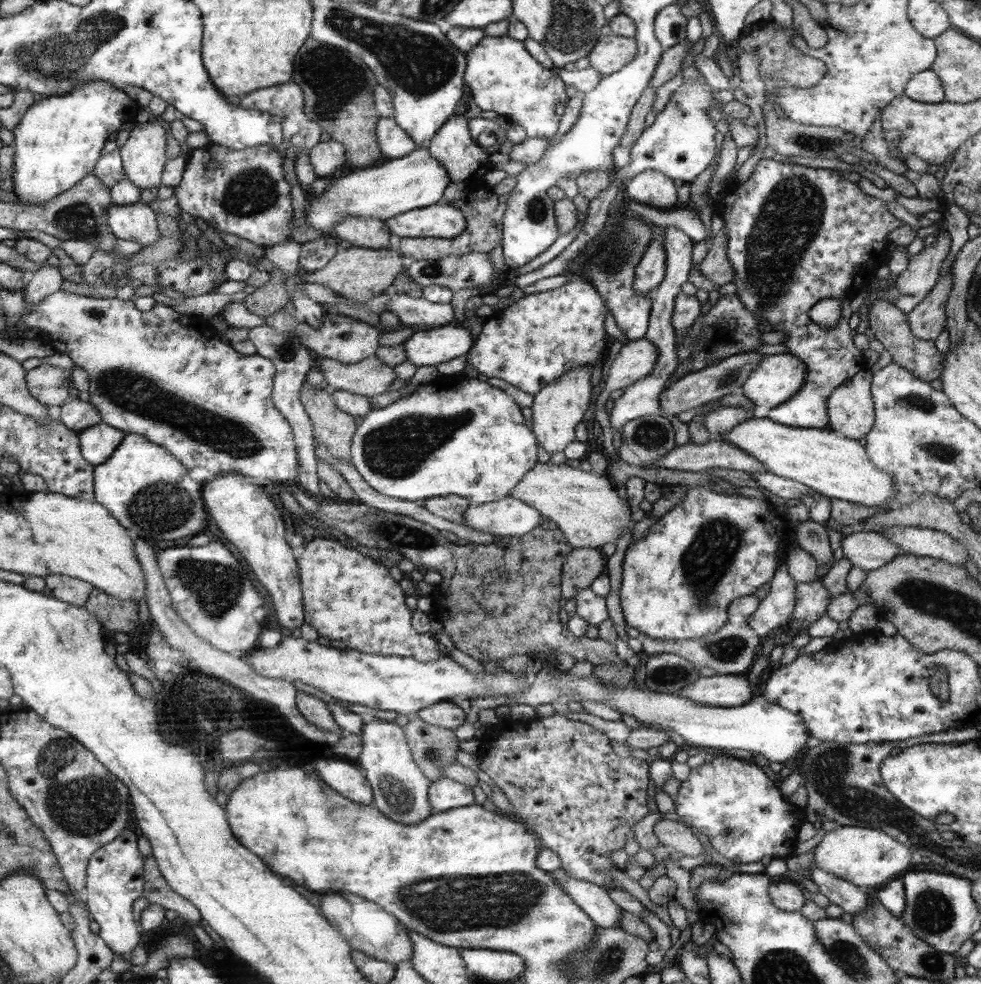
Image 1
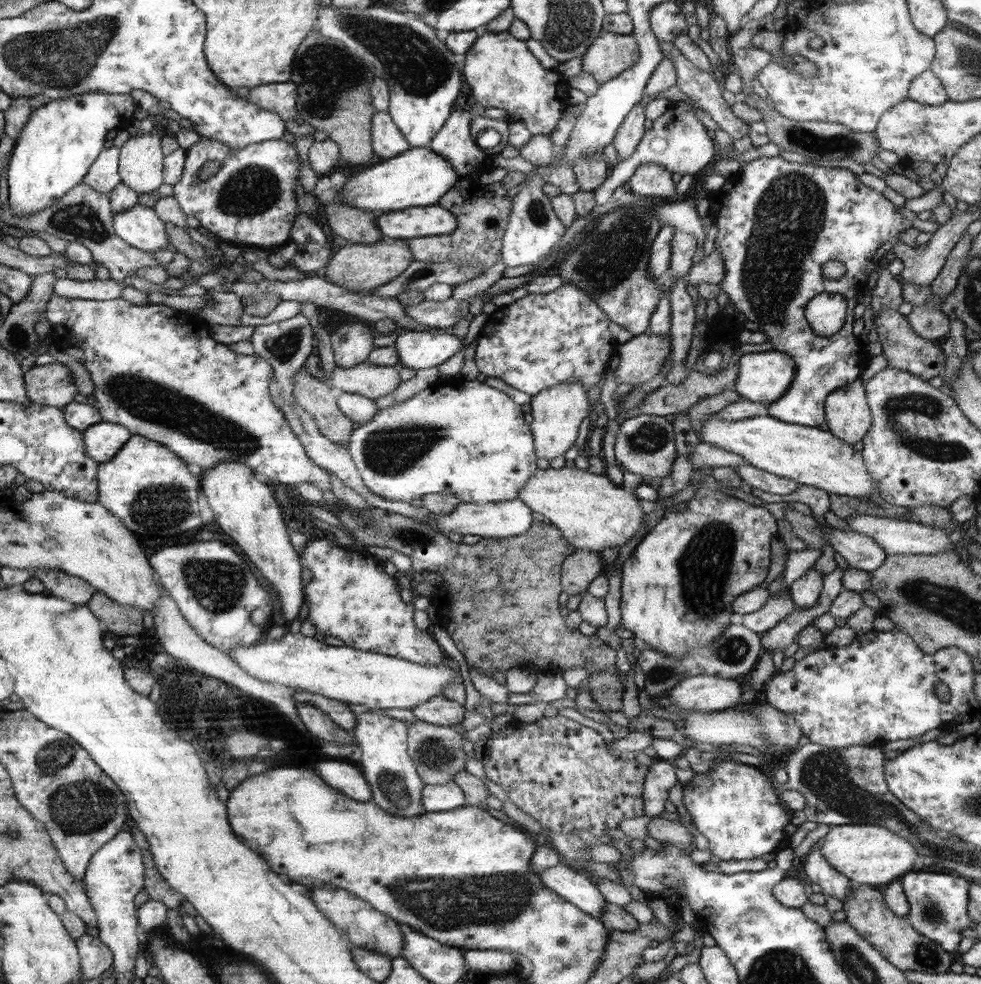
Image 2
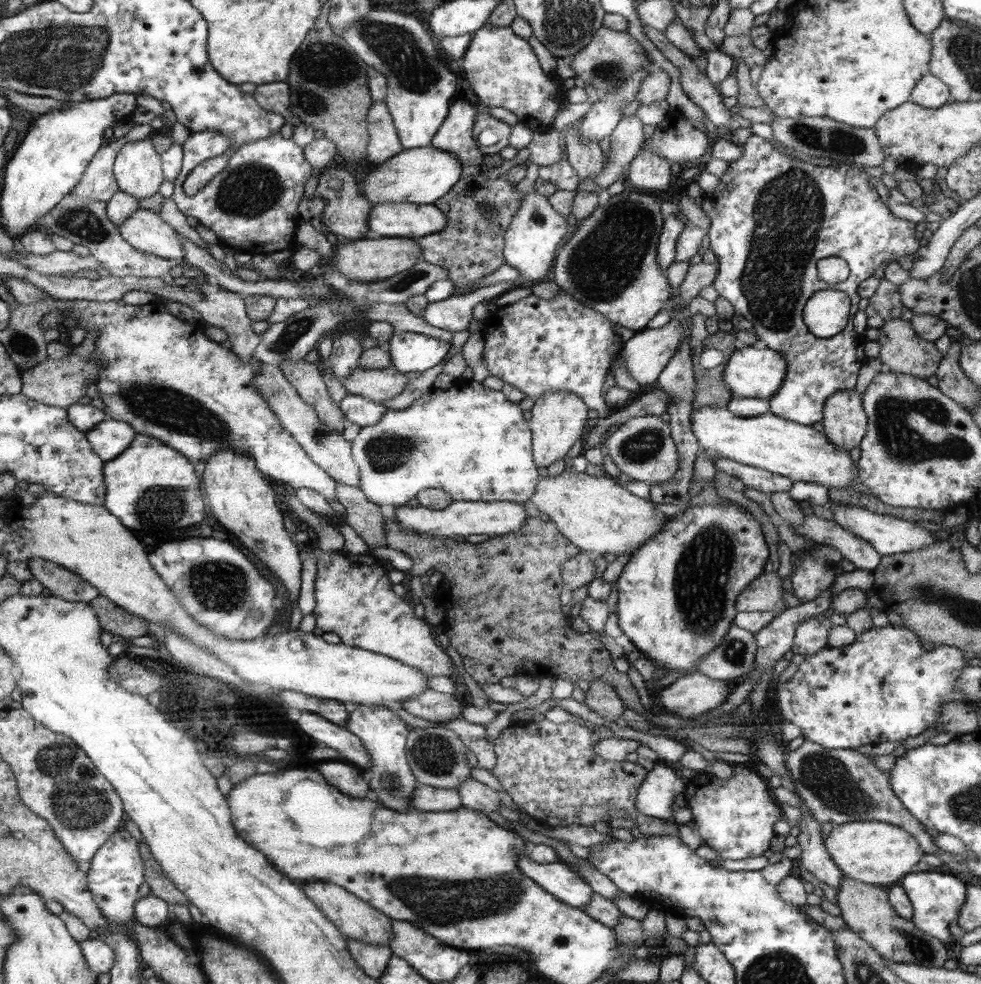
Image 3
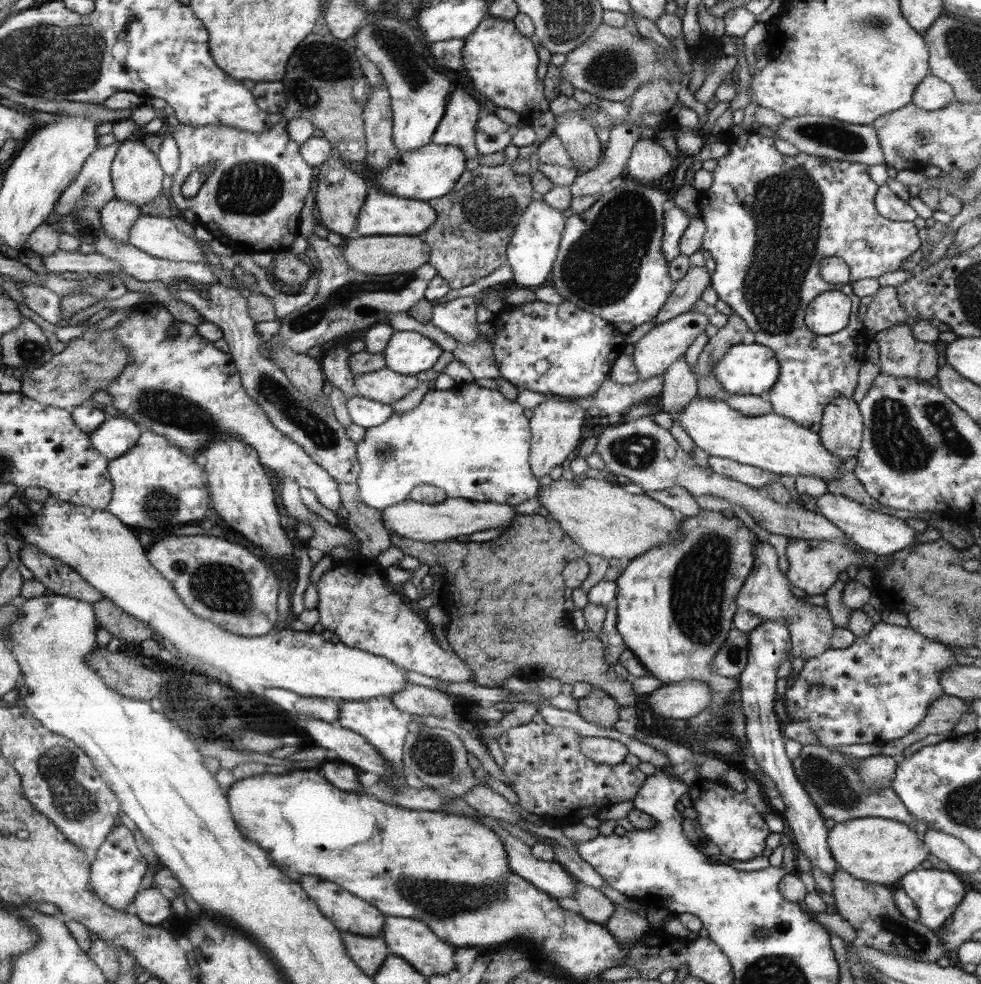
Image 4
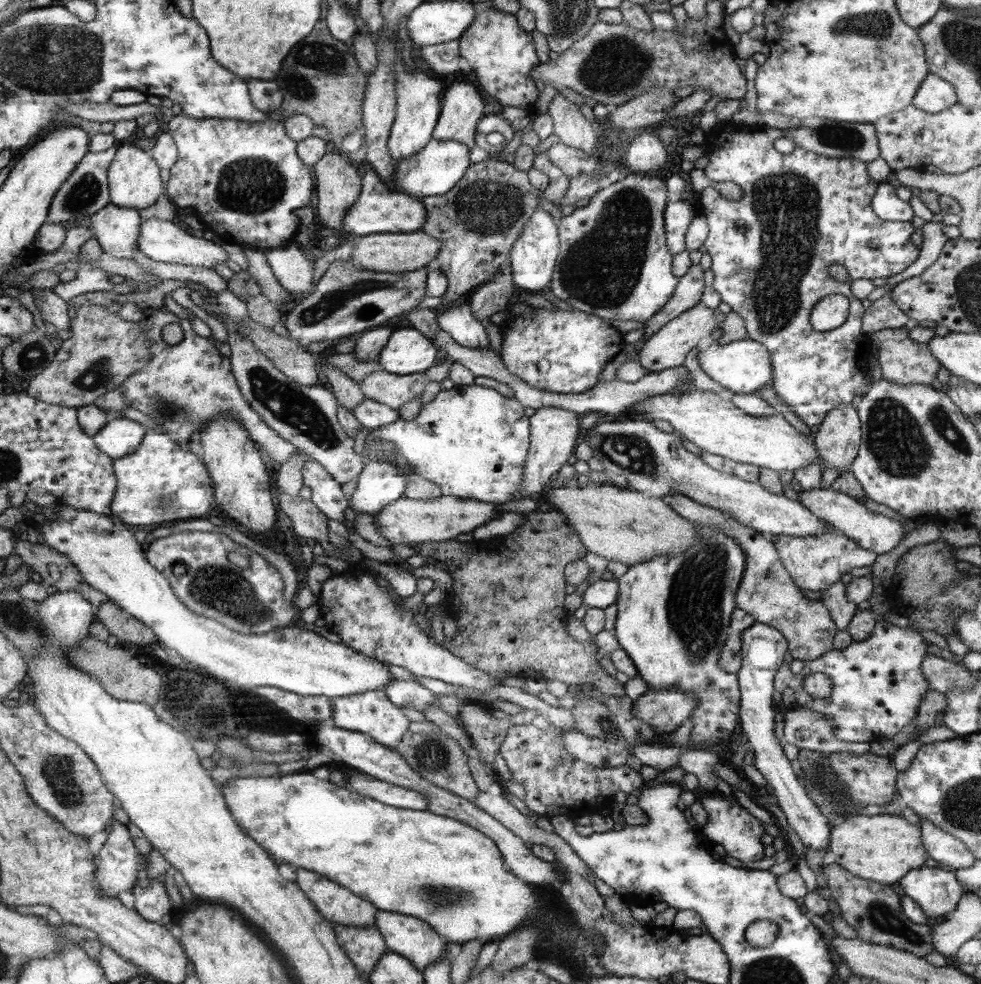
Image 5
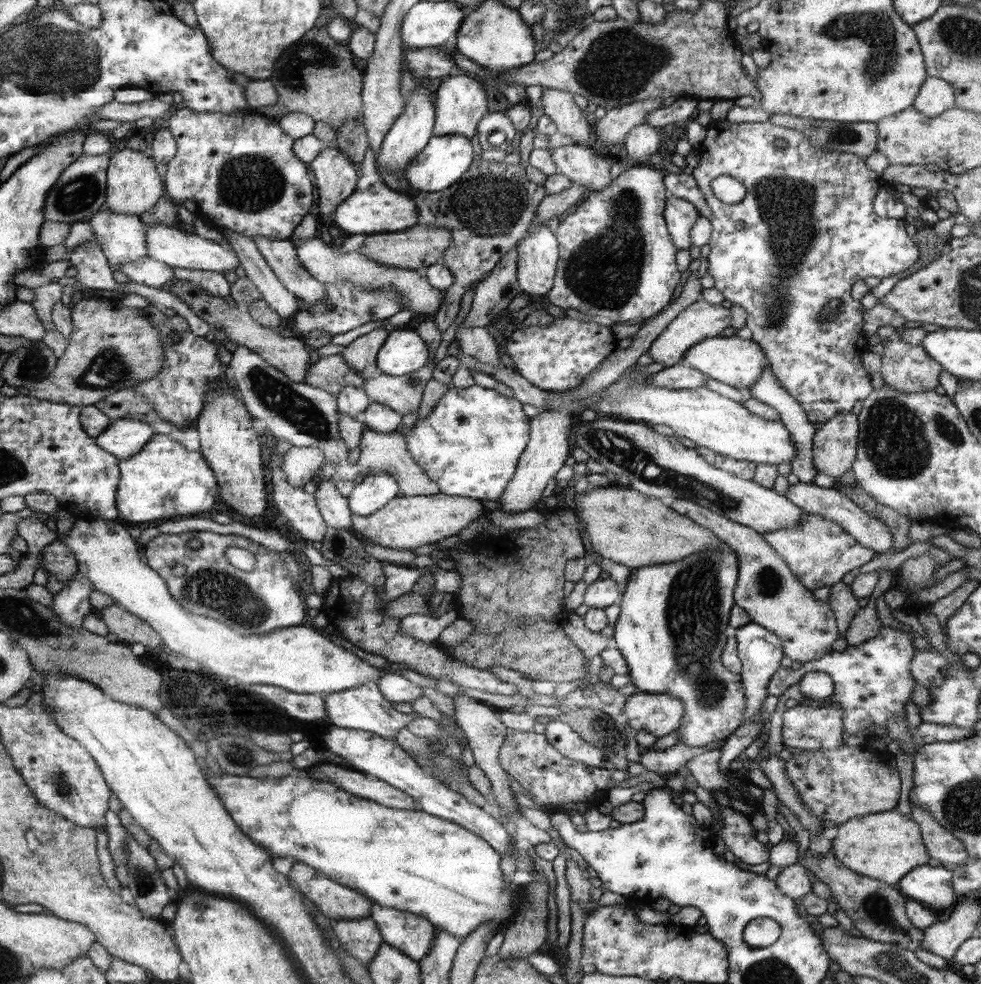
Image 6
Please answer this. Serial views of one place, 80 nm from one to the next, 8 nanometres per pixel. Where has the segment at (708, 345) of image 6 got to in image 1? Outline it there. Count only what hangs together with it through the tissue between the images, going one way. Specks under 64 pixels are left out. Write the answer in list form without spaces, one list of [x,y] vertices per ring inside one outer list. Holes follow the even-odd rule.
[[[790,353],[766,355],[750,373],[740,392],[755,406],[774,409],[798,394],[808,378],[808,366]]]

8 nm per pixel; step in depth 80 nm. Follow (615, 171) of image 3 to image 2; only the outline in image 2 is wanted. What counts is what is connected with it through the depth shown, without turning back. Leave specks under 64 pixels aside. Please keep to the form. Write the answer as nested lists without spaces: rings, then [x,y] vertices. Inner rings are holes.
[[[636,105],[625,118],[624,124],[617,130],[614,147],[618,151],[618,161],[622,162],[634,155],[636,147],[642,141],[646,130],[644,110],[646,106]]]

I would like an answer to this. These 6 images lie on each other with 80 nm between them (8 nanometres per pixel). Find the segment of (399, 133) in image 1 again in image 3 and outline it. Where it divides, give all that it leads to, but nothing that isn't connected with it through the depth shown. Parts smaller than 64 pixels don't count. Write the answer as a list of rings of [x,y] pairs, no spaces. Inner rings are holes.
[[[373,101],[368,109],[368,161],[382,165],[405,150],[385,101]]]

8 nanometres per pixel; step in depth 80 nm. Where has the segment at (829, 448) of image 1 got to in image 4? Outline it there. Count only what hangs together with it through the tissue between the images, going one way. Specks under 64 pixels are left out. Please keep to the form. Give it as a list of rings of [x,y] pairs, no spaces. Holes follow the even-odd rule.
[[[700,396],[694,397],[678,414],[670,414],[670,418],[676,425],[680,425],[690,438],[695,442],[698,448],[702,448],[708,452],[709,456],[719,456],[720,458],[729,458],[755,466],[773,473],[775,476],[819,476],[828,482],[834,478],[836,469],[844,463],[844,461],[830,454],[827,448],[821,443],[820,434],[816,428],[804,427],[800,423],[794,422],[793,419],[784,418],[778,414],[766,414],[765,416],[754,417],[750,415],[742,415],[739,410],[734,409],[726,401],[722,401],[715,397]]]

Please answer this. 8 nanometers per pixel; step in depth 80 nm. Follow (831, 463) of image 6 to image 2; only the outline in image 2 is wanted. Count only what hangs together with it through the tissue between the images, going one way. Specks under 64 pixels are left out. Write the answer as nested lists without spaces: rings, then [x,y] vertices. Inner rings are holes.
[[[861,377],[829,394],[825,418],[828,431],[844,442],[853,444],[866,436],[872,416]]]

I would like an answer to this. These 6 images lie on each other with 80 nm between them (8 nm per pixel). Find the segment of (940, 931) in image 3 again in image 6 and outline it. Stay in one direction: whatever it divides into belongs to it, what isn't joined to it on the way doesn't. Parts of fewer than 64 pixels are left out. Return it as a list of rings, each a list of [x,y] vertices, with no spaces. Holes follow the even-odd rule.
[[[917,866],[898,881],[901,894],[941,914],[949,912],[960,896],[952,888],[953,872],[945,867]]]

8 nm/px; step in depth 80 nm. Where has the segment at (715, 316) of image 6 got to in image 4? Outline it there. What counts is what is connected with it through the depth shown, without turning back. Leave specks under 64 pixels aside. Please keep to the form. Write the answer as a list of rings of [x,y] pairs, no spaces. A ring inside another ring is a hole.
[[[688,311],[679,314],[662,324],[656,325],[644,337],[634,343],[634,353],[632,360],[638,370],[640,379],[652,378],[664,374],[666,369],[670,369],[678,360],[685,356],[688,347],[700,336],[704,334],[708,326],[708,316],[702,312]]]

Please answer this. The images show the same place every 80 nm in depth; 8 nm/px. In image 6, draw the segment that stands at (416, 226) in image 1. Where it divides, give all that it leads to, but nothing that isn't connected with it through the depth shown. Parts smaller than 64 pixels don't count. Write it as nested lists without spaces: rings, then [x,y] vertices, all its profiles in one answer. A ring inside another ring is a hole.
[[[366,150],[364,174],[358,182],[358,190],[350,198],[340,202],[332,218],[335,226],[350,234],[374,235],[378,233],[400,232],[418,225],[418,206],[413,200],[413,193],[399,193],[386,186],[378,173],[372,150]]]

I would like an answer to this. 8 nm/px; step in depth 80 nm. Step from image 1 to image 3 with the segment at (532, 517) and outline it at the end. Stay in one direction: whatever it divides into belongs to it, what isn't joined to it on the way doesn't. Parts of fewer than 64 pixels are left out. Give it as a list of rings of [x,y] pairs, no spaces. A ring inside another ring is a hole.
[[[452,501],[444,510],[432,510],[425,506],[416,507],[402,505],[395,507],[393,518],[406,530],[413,530],[428,536],[442,536],[453,539],[454,536],[471,534],[489,534],[490,537],[513,533],[524,528],[528,516],[525,505],[516,502],[478,502]]]

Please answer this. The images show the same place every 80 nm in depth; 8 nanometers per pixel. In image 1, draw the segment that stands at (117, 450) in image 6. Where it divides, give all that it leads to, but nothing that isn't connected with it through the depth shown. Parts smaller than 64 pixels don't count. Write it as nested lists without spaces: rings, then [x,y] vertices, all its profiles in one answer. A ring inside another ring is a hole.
[[[108,423],[92,426],[79,433],[81,453],[94,466],[103,465],[125,438],[125,431]]]

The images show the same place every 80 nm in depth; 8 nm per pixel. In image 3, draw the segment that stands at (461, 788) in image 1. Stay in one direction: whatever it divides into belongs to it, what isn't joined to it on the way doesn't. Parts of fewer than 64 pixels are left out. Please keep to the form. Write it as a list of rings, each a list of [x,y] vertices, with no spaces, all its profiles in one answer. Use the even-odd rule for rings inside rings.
[[[419,784],[414,790],[412,805],[414,809],[426,812],[448,812],[462,807],[458,789],[434,788],[425,784]]]

